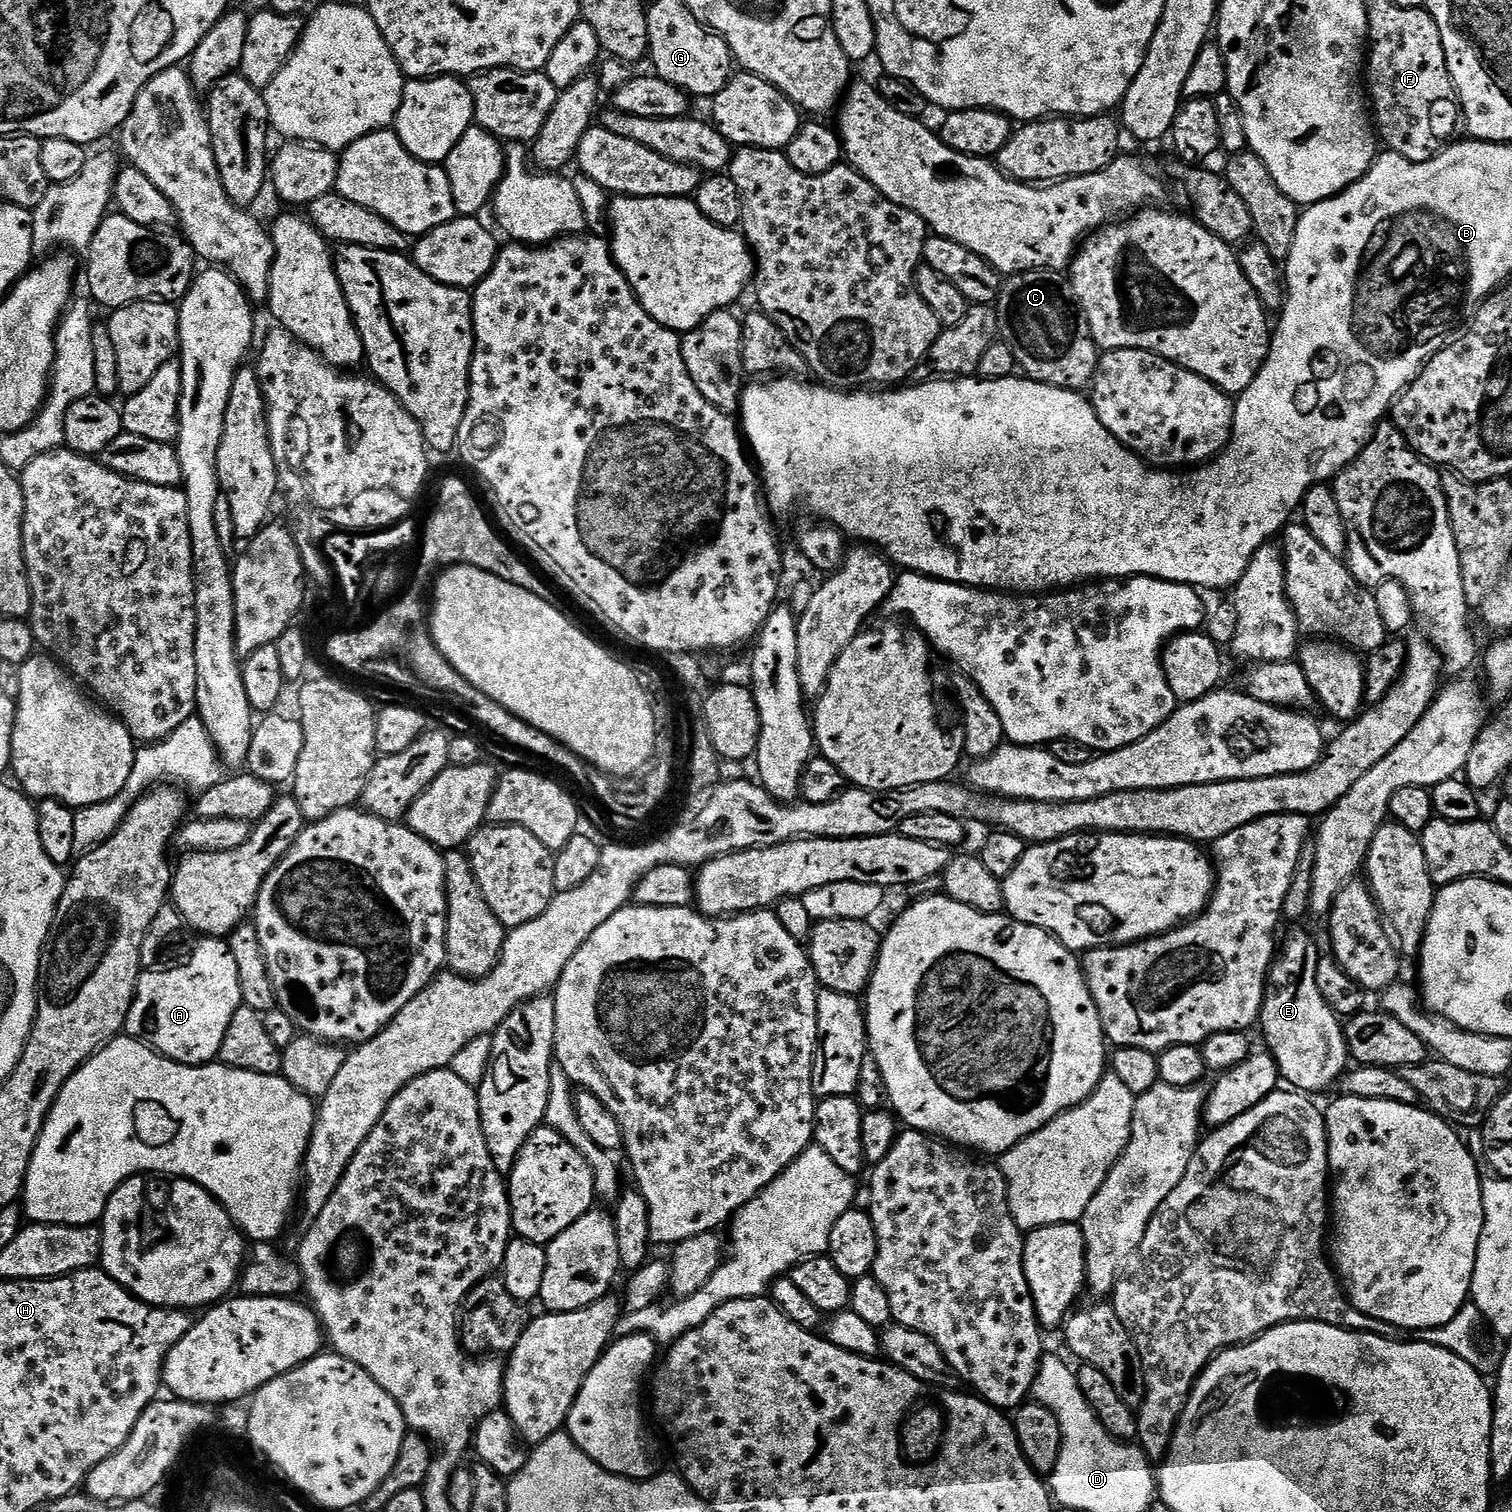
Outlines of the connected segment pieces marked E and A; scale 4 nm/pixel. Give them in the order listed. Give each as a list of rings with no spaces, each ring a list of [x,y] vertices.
[[[1292,926],[1288,933],[1283,933],[1278,955],[1268,974],[1268,983],[1264,993],[1264,1005],[1260,1011],[1258,1028],[1264,1031],[1263,1047],[1276,1059],[1283,1083],[1291,1086],[1301,1094],[1324,1092],[1335,1085],[1340,1077],[1350,1068],[1348,1043],[1344,1041],[1344,1024],[1341,1017],[1326,1006],[1322,993],[1318,990],[1318,962],[1322,949],[1316,945],[1316,940],[1307,932],[1304,926]]]
[[[200,938],[196,944],[196,949],[188,956],[185,964],[180,964],[177,968],[173,966],[165,966],[159,970],[141,971],[138,982],[136,983],[136,993],[132,999],[130,1010],[126,1014],[126,1022],[124,1023],[124,1032],[131,1036],[134,1040],[141,1040],[143,1044],[153,1048],[155,1052],[166,1057],[167,1060],[177,1060],[179,1064],[201,1064],[213,1063],[220,1055],[220,1047],[222,1046],[222,1038],[226,1036],[226,1029],[230,1026],[230,1018],[234,1018],[234,1014],[242,1007],[244,999],[242,998],[242,986],[238,982],[238,964],[234,962],[234,954],[228,949],[228,940],[224,938]]]

